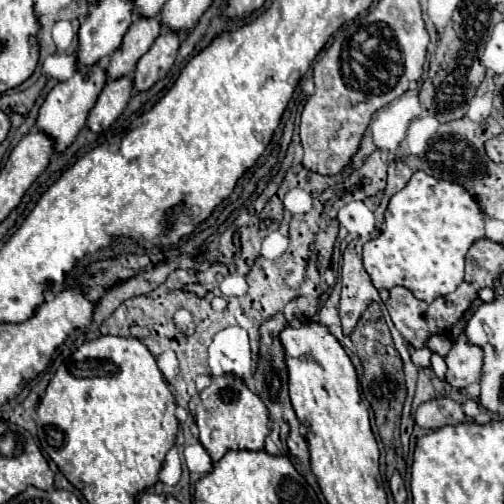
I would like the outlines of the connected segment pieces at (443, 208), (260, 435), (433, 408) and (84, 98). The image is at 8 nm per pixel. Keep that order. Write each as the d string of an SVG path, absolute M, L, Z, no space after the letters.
M416 171L408 181L408 185L390 199L384 213L380 235L374 241L364 243L362 249L364 269L370 275L376 289L392 289L394 285L402 285L410 289L414 297L430 303L438 297L456 291L456 287L460 285L464 277L466 251L476 239L484 237L484 221L486 221L484 209L462 185L444 179L434 179L424 171Z
M232 375L212 377L212 383L200 393L200 403L196 407L194 417L198 429L200 429L200 443L210 453L210 457L220 461L226 451L230 449L248 449L248 451L260 451L264 447L264 439L270 433L268 429L268 409L262 403L262 399L252 393L242 379Z
M434 397L424 401L414 411L414 421L422 429L438 429L444 425L458 425L466 421L462 405L450 397Z
M100 63L92 65L92 67L82 67L80 71L76 71L68 81L58 83L44 99L40 113L38 113L38 129L52 135L56 141L56 151L64 151L78 135L78 131L86 125L88 113L94 107L98 93L102 91L104 83L108 77L104 77L104 67L100 67Z

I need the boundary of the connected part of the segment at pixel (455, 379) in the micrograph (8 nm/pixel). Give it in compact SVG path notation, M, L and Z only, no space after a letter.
M464 333L452 341L452 349L444 357L444 361L448 365L446 381L452 387L466 389L472 383L480 383L484 351L478 345L472 345L468 337L464 337Z

